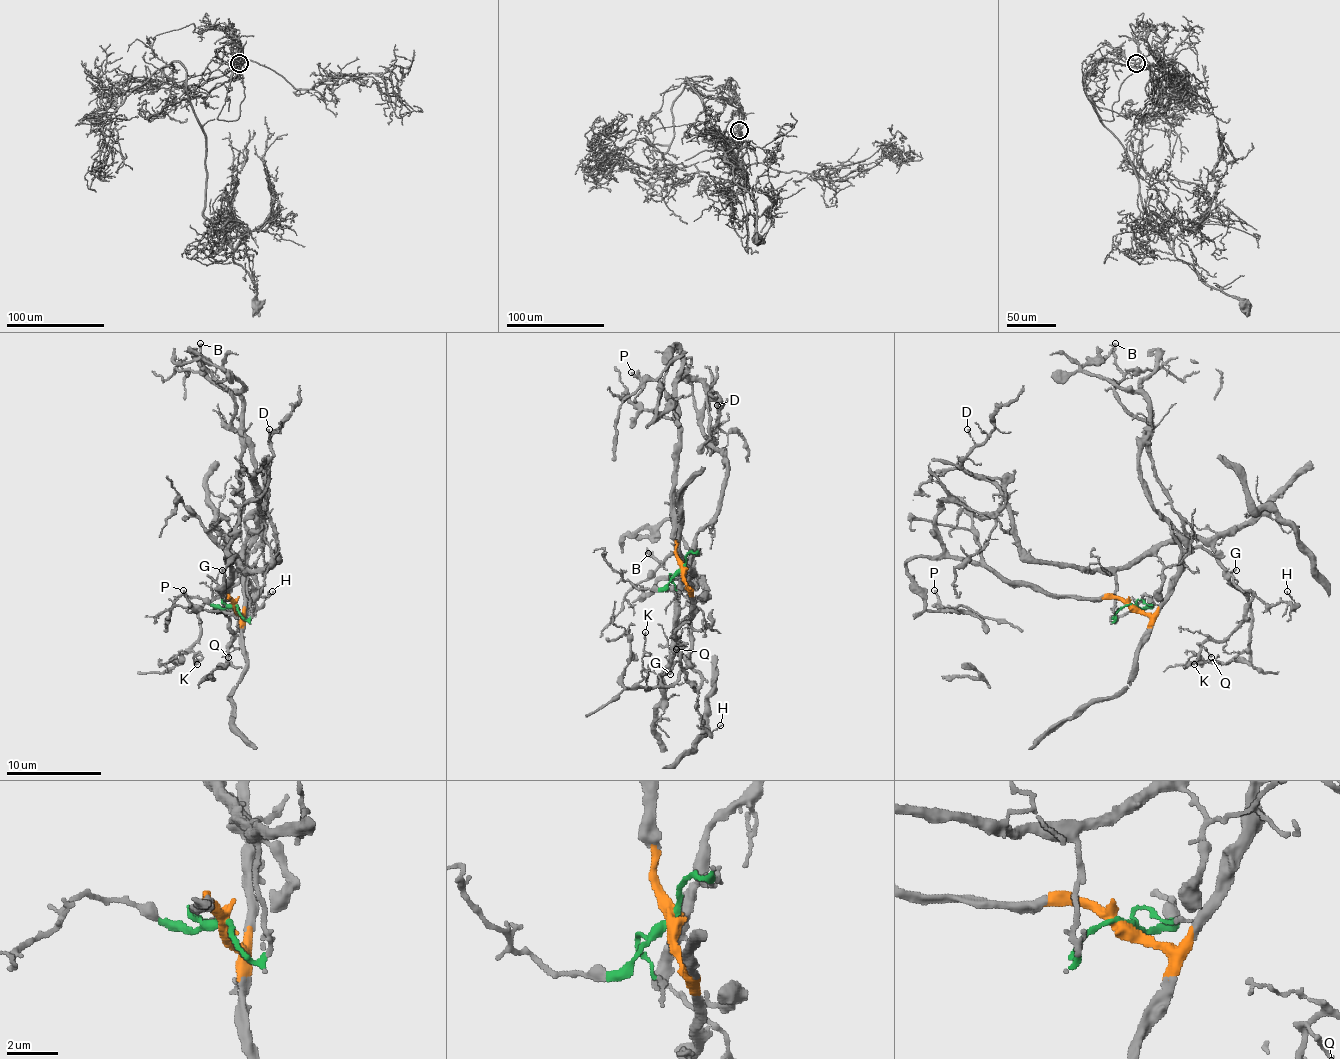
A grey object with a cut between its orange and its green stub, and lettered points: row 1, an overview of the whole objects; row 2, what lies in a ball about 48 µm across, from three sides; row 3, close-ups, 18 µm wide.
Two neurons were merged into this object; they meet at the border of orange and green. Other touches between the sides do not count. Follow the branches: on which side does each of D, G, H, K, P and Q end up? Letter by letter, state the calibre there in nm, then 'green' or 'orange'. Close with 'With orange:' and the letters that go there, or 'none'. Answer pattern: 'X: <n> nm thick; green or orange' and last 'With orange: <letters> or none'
D: 120 nm thick; green
G: 160 nm thick; green
H: 110 nm thick; green
K: 140 nm thick; green
P: 150 nm thick; orange
Q: 130 nm thick; green
With orange: P

